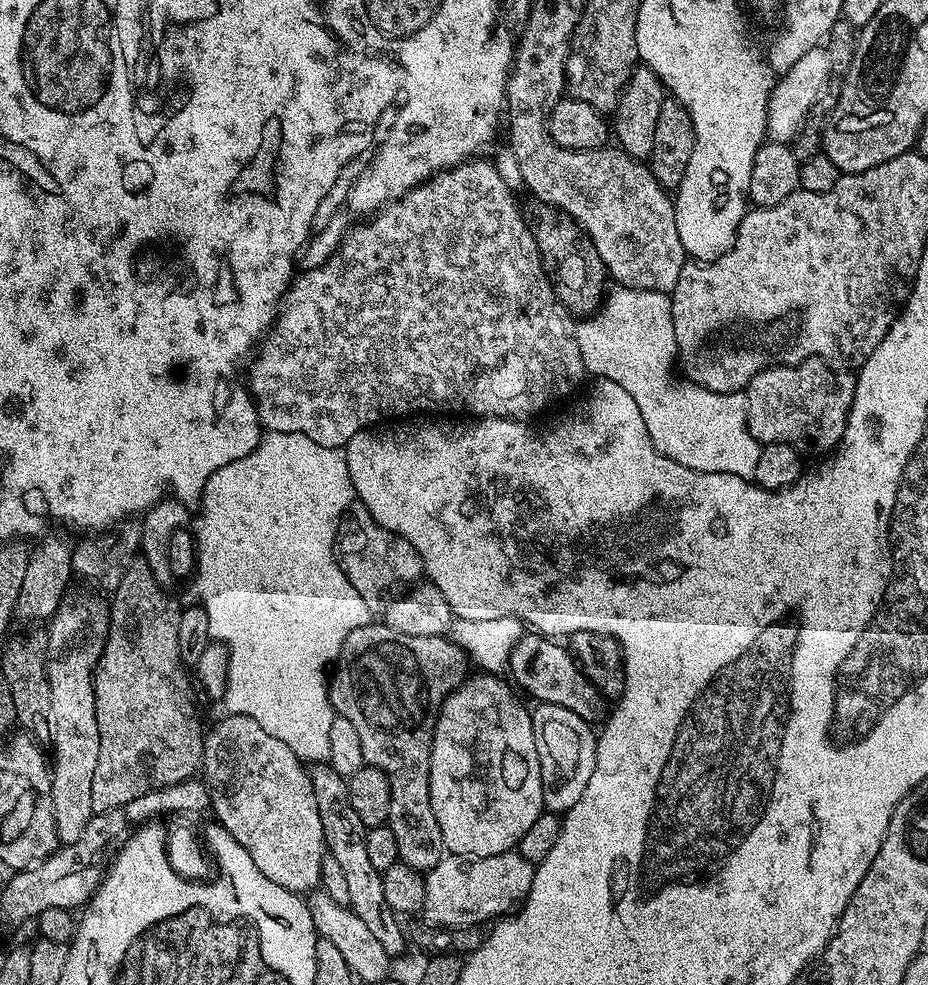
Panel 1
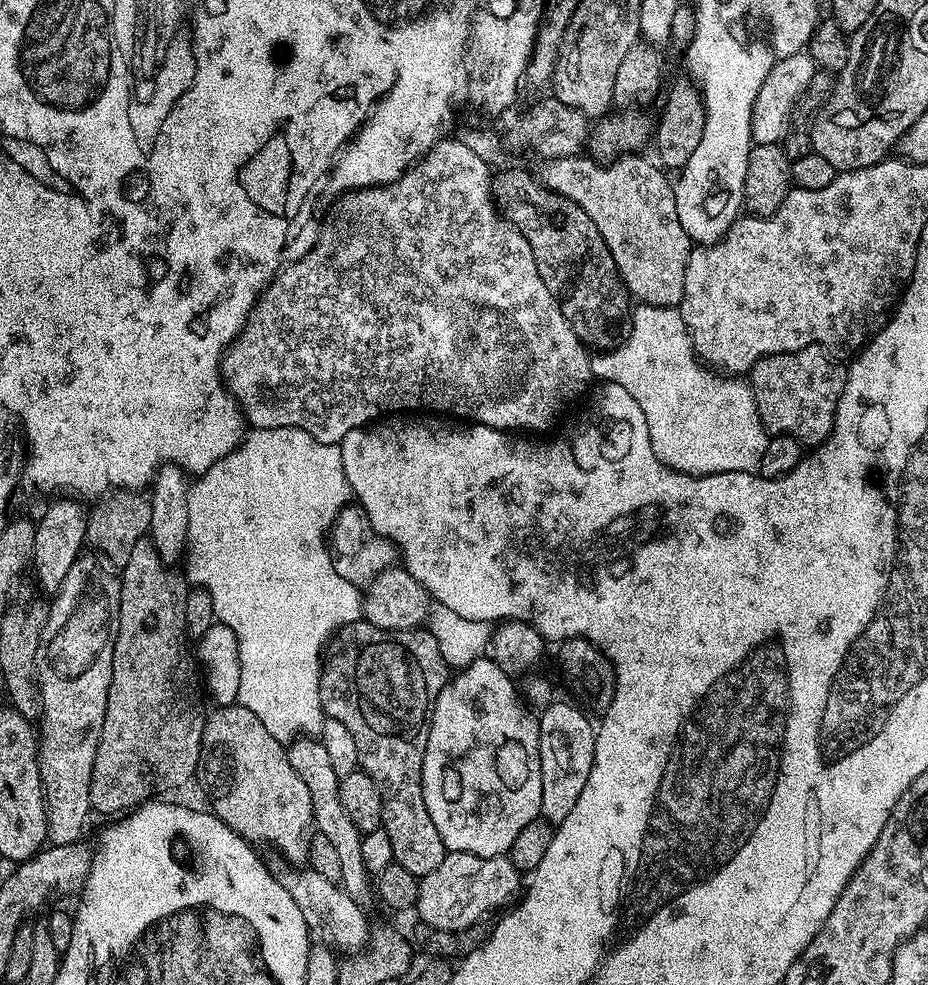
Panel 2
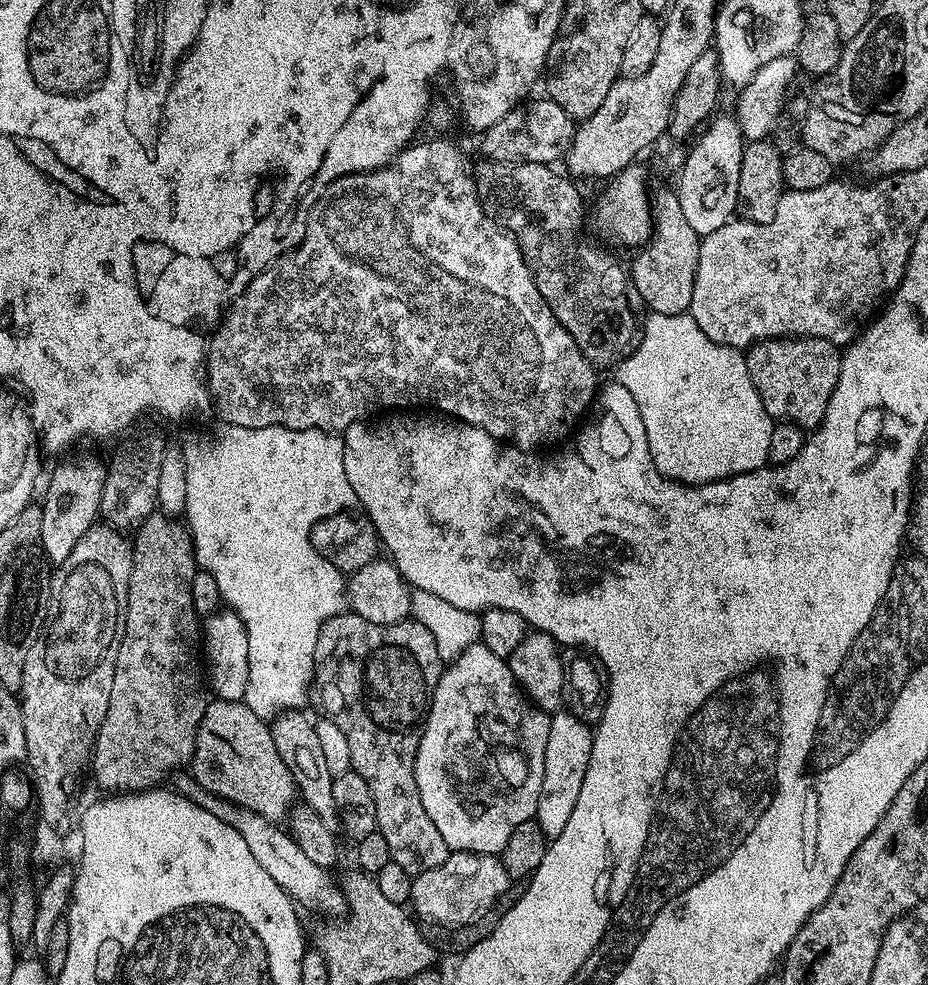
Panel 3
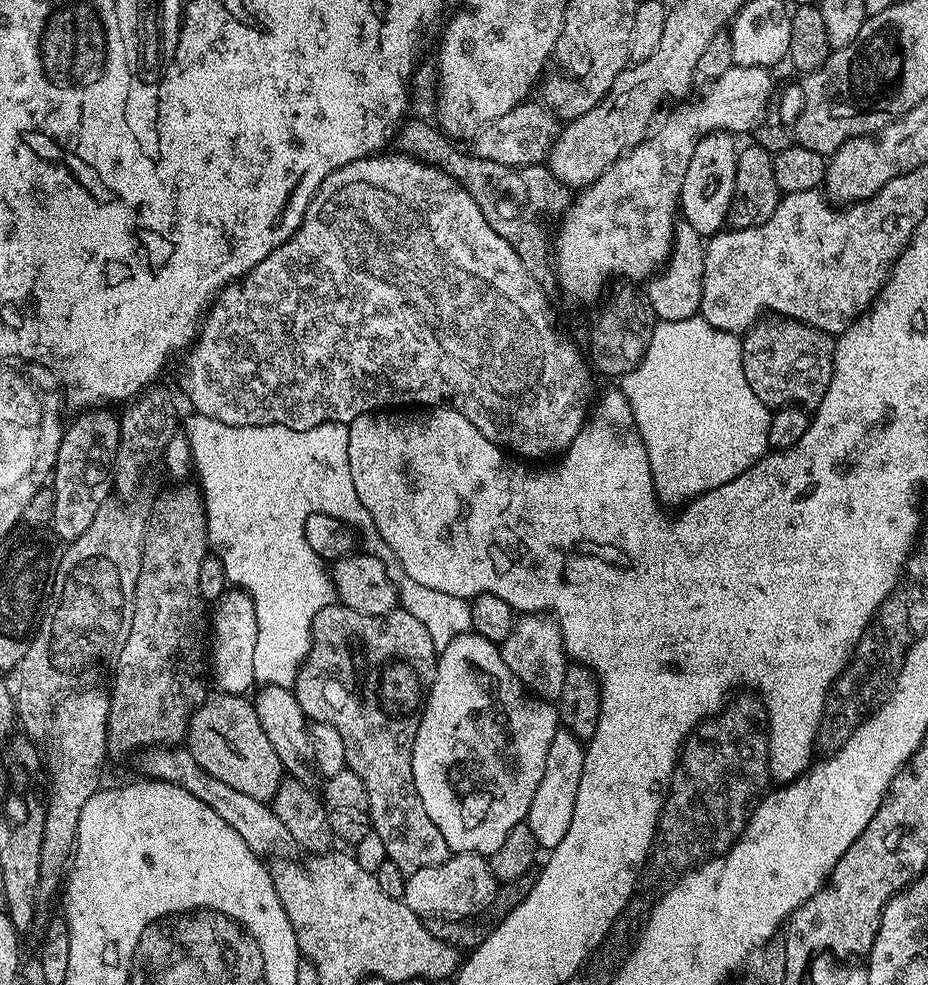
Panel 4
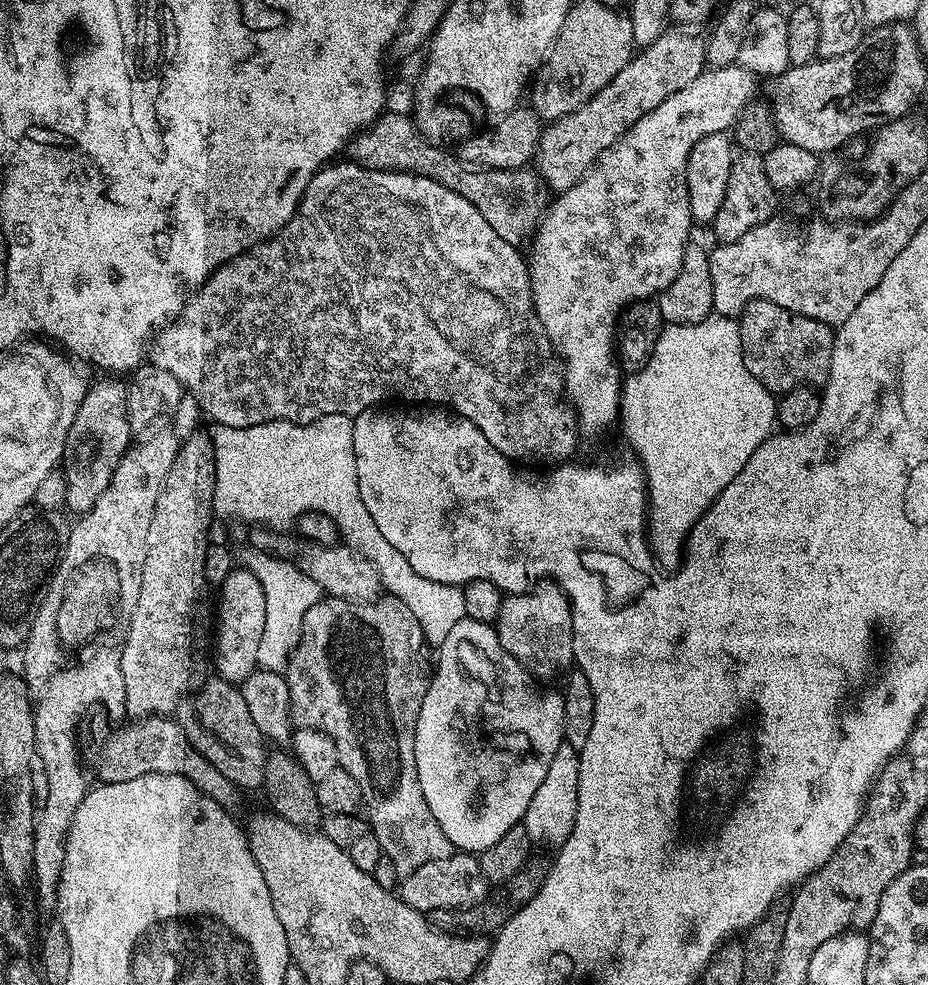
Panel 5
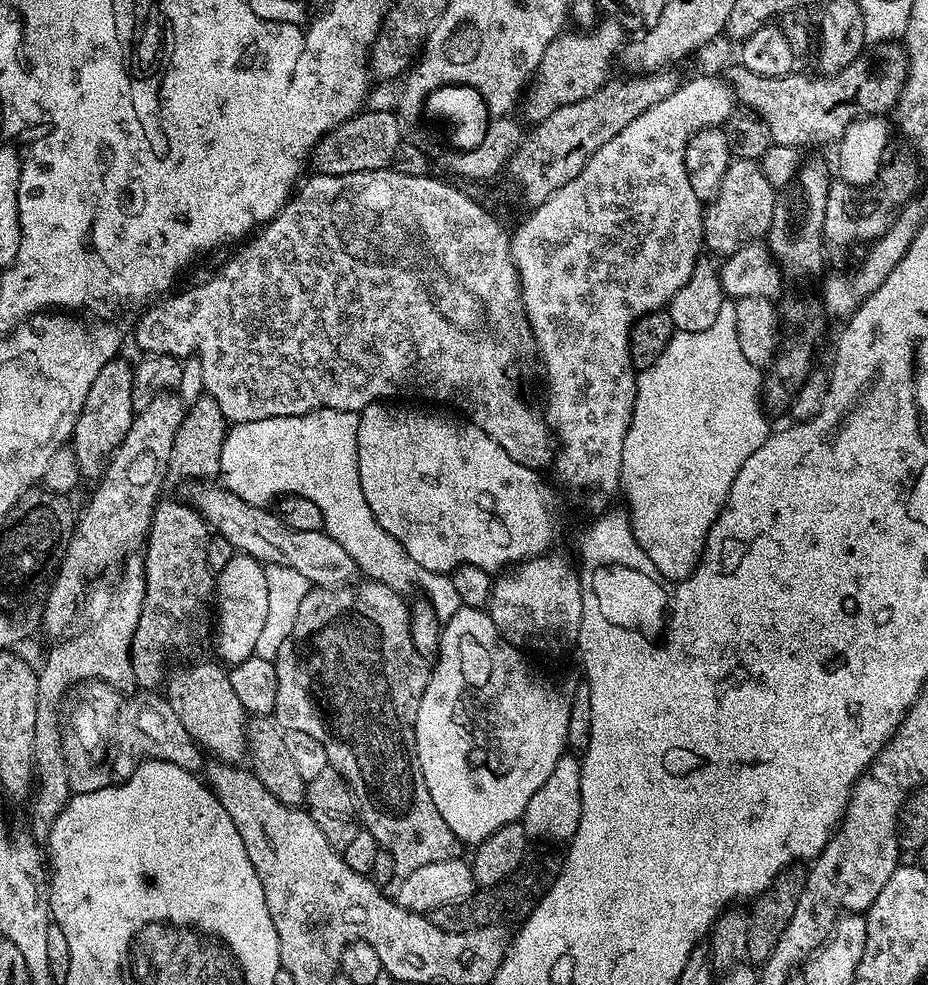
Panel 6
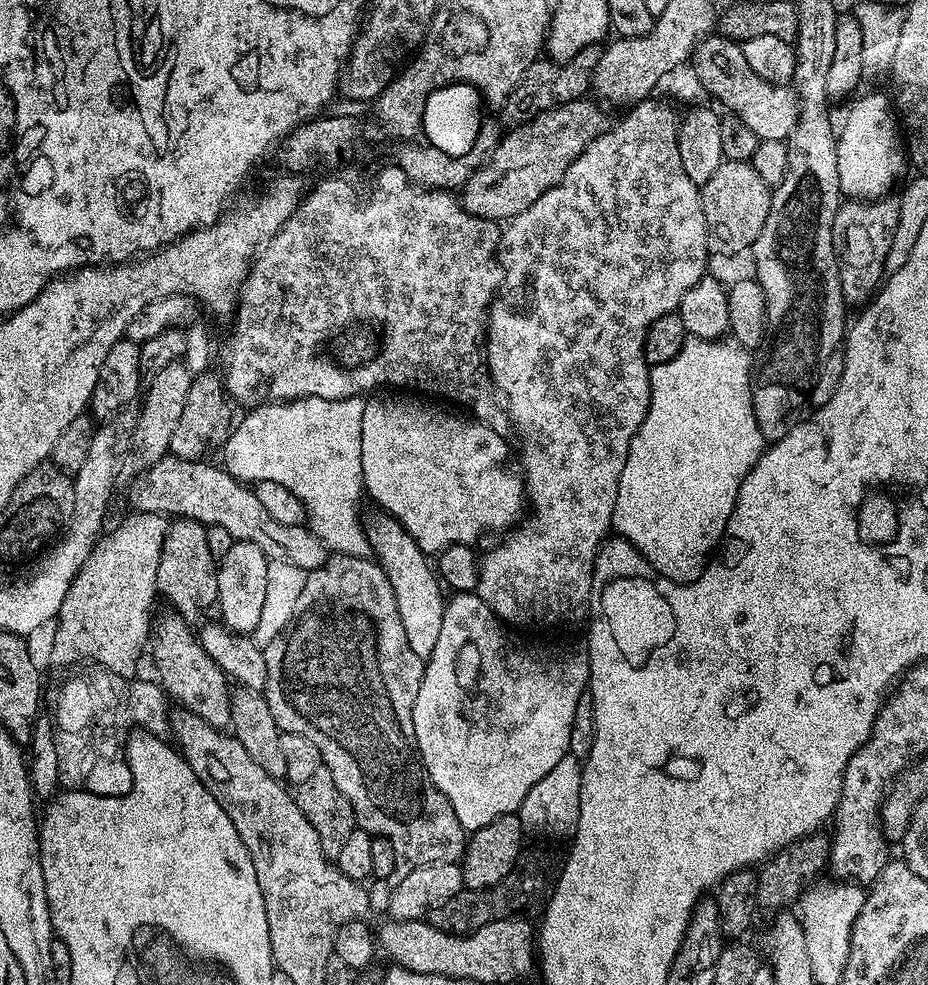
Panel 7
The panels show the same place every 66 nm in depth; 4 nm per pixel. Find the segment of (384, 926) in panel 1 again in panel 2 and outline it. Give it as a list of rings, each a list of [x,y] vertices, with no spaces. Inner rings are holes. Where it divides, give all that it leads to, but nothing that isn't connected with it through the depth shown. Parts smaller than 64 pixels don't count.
[[[297,738],[287,745],[290,766],[298,773],[298,778],[306,782],[306,790],[310,790],[310,806],[312,807],[312,822],[315,831],[324,836],[334,846],[342,869],[339,885],[346,894],[361,906],[368,906],[374,900],[374,880],[366,866],[364,857],[365,833],[354,826],[350,814],[342,806],[340,797],[340,777],[334,774],[334,765],[326,755],[326,750],[316,738]]]

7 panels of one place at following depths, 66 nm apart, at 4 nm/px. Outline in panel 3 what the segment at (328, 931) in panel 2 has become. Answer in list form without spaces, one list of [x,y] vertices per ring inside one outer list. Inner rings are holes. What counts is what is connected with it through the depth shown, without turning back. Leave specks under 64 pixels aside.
[[[177,773],[175,780],[174,786],[180,795],[192,800],[196,805],[202,806],[204,810],[209,810],[214,817],[222,819],[238,830],[245,839],[250,854],[257,859],[258,866],[262,867],[262,870],[265,870],[274,882],[282,886],[284,892],[292,897],[299,907],[304,906],[310,910],[317,910],[318,913],[328,916],[326,918],[340,918],[347,913],[348,902],[343,889],[337,883],[336,885],[331,884],[327,869],[315,865],[298,848],[291,833],[284,831],[275,821],[266,820],[261,815],[254,814],[253,811],[246,811],[228,800],[221,799],[220,796],[205,791],[189,773]]]

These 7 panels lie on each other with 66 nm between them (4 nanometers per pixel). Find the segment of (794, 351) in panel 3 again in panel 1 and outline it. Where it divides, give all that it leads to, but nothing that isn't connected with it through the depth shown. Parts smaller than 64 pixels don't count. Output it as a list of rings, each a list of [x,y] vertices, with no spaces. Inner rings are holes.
[[[812,357],[810,359],[803,360],[802,363],[794,365],[772,365],[764,371],[760,371],[751,379],[748,386],[745,388],[745,400],[747,402],[747,426],[751,432],[751,436],[754,437],[761,444],[773,444],[774,442],[782,442],[783,444],[795,444],[802,450],[807,450],[808,447],[816,446],[825,452],[835,449],[836,445],[840,443],[841,438],[844,436],[845,424],[848,421],[849,408],[853,404],[854,390],[856,389],[856,378],[853,373],[844,372],[840,375],[841,378],[835,373],[837,372],[831,365],[825,363],[824,360]]]

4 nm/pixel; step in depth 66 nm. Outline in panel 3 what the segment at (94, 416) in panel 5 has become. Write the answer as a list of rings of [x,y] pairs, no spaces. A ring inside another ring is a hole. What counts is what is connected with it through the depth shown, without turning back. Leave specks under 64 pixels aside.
[[[84,458],[80,465],[72,462],[60,464],[51,474],[41,503],[42,530],[38,541],[49,563],[58,566],[66,560],[76,542],[97,523],[106,473],[105,465],[96,466],[94,461]]]

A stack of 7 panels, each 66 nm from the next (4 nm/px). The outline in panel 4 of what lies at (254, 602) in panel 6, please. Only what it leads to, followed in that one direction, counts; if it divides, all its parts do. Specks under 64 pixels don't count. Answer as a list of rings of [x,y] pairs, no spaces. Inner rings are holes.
[[[228,588],[215,601],[213,608],[214,612],[211,611],[210,614],[210,672],[213,683],[221,692],[235,696],[247,695],[256,681],[254,653],[258,640],[258,624],[253,600],[240,589]]]

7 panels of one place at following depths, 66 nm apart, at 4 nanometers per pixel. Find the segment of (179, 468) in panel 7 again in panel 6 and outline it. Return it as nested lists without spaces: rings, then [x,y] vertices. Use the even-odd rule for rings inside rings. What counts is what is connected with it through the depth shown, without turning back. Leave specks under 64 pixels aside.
[[[196,482],[191,488],[192,507],[199,512],[209,529],[226,538],[237,553],[252,556],[265,566],[297,571],[308,580],[309,585],[319,588],[348,586],[357,579],[358,569],[354,558],[350,558],[350,554],[346,554],[346,550],[342,550],[342,546],[338,546],[338,542],[334,542],[327,532],[294,530],[275,511],[267,512],[267,507],[246,502],[216,482]]]

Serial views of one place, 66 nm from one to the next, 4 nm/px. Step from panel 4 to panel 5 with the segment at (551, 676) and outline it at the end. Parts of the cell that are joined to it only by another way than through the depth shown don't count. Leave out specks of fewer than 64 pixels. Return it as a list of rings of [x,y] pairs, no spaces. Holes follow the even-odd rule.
[[[537,583],[530,594],[505,595],[500,601],[500,613],[494,627],[506,654],[510,654],[529,674],[541,681],[548,682],[551,676],[563,677],[573,667],[572,608],[568,605],[568,596],[556,583]]]

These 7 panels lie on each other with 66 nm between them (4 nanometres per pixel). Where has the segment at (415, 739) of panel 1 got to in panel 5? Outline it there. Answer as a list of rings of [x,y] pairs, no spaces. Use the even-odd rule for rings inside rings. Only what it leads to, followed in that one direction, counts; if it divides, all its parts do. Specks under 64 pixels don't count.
[[[385,595],[371,604],[355,604],[353,600],[328,596],[304,612],[300,637],[286,669],[293,721],[301,728],[313,728],[332,739],[340,767],[347,770],[350,778],[358,782],[358,790],[362,790],[371,835],[380,837],[381,853],[394,862],[394,870],[398,870],[401,879],[414,874],[418,866],[426,866],[426,862],[454,855],[450,838],[442,834],[442,826],[438,826],[434,814],[430,814],[430,806],[426,806],[426,798],[422,798],[422,782],[418,782],[418,766],[414,762],[418,714],[434,671],[428,651],[418,618],[393,596]],[[384,832],[428,832],[428,852],[411,852],[402,837],[386,836]]]

